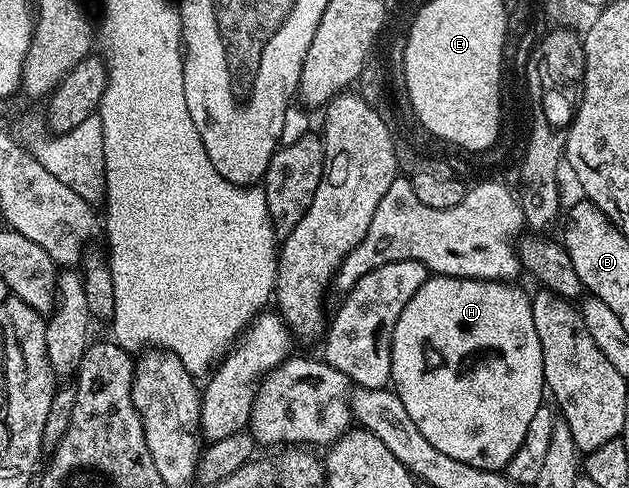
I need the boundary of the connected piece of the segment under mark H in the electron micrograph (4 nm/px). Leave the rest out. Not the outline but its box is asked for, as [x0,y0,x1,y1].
[391,274,547,472]

